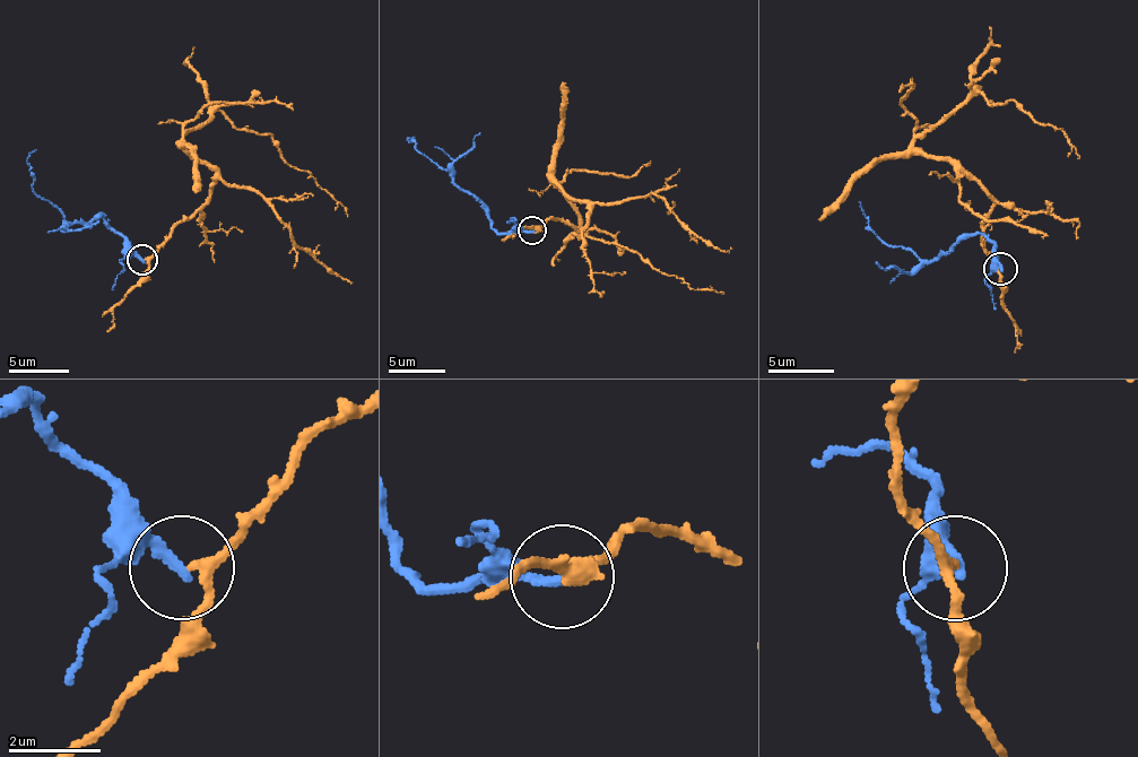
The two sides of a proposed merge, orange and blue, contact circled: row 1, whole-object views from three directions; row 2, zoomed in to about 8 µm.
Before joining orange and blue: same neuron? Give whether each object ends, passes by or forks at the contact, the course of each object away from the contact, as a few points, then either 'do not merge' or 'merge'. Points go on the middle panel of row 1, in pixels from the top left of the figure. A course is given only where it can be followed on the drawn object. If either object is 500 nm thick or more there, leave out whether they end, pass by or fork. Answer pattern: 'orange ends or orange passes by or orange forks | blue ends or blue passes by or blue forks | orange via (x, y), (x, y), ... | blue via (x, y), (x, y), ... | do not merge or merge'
orange passes by | blue ends | orange via (533, 229), (549, 219), (580, 229), (588, 220), (589, 205), (553, 176), (588, 233), (685, 283), (723, 293) | blue via (531, 229), (500, 233), (491, 226), (488, 211), (453, 175), (408, 140), (414, 136) | do not merge

